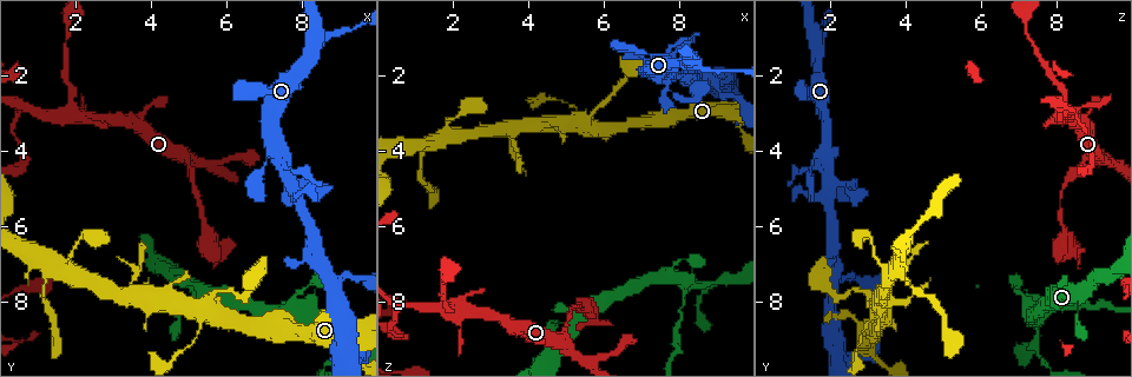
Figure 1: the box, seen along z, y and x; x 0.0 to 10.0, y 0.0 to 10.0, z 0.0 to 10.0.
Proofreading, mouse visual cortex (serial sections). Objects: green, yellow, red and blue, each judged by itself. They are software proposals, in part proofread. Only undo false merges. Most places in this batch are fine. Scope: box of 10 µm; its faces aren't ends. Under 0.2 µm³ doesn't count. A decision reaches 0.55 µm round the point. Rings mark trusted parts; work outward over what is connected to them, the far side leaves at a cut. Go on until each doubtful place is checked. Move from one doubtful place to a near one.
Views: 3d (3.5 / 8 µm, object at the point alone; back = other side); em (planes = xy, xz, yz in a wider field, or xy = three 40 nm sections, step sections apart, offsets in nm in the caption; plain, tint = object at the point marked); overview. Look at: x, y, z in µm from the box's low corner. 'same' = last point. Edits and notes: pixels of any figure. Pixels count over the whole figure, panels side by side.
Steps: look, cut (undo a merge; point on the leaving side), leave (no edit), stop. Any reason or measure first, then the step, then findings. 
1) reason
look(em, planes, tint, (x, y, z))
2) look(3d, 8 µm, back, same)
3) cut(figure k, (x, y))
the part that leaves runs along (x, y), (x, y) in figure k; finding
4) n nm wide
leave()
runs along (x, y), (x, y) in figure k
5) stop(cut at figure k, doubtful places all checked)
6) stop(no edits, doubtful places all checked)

abrupt turn
look(em, xy, step 5, tint, (2.00, 3.10, 8.15))

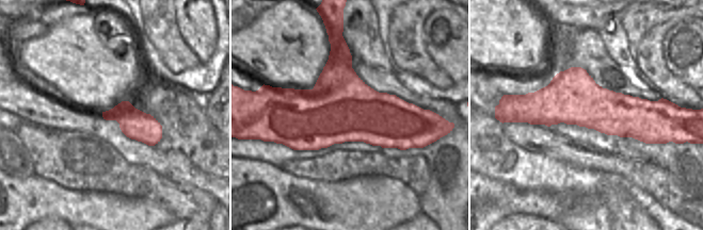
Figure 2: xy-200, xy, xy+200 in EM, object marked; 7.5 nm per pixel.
look(3d, 3.5 µm, same)

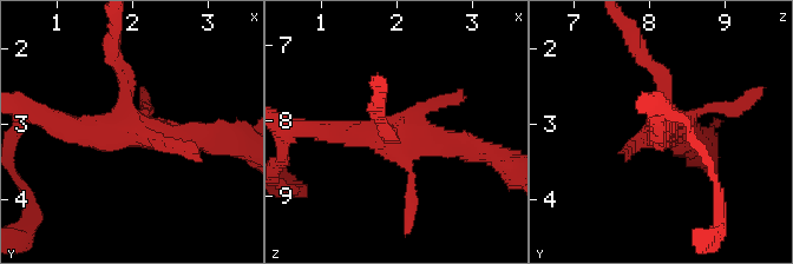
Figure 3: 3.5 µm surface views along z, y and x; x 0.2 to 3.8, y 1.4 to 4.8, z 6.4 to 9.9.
500 nm wide
leave()
runs along (208, 138), (94, 131), (51, 120) in figure 3; continuous, no second cell

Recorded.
abrupt turn
look(3d, 3.5 µm, (0.60, 2.85, 8.20))

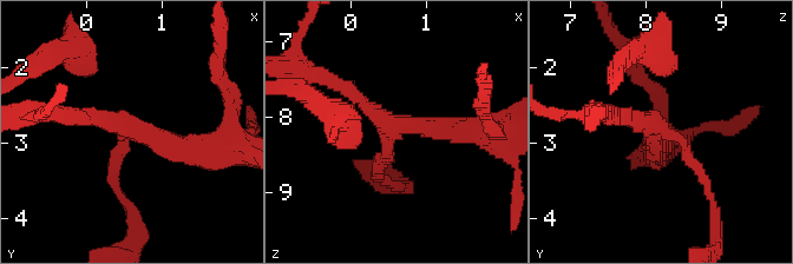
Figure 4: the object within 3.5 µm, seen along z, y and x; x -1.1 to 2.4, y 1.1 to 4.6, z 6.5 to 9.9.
3 arms; arms of 150, 200, 300 nm
look(em, xy, step 1, plain, (0.65, 2.85, 8.15))

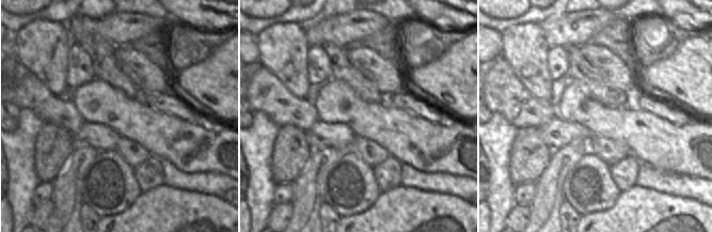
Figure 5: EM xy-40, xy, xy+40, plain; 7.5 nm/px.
look(em, xy, step 1, tint, same)

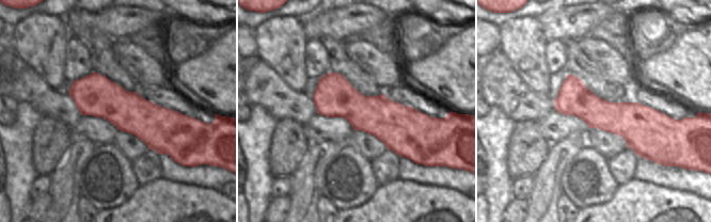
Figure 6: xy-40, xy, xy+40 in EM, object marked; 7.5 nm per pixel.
leave()
all the same cell

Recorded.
four or more arms meet
look(3d, 3.5 µm, (5.70, 8.45, 3.45))

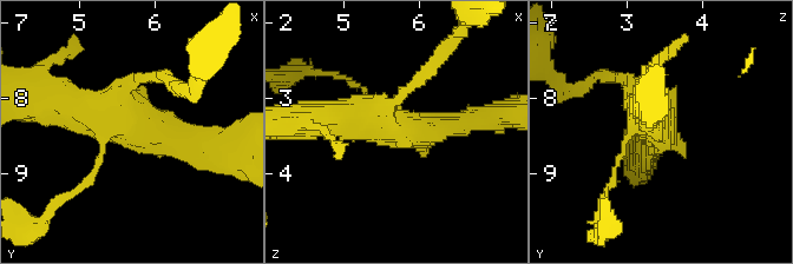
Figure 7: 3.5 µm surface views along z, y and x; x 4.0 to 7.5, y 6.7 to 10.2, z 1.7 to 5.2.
4 arms; arms of 100, 150, 300, 500 nm; shape alone is not enough
look(em, xy, step 1, tint, (5.70, 8.40, 3.45))

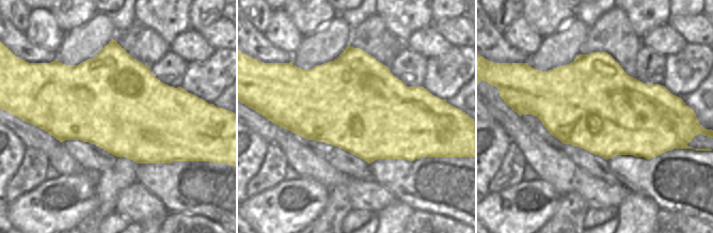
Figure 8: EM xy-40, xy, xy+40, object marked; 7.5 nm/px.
700 nm wide
leave()
runs along (185, 144), (40, 100) in figure 7; one cell here

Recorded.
three arms meet
look(3d, 3.5 µm, (8.35, 8.55, 7.50))

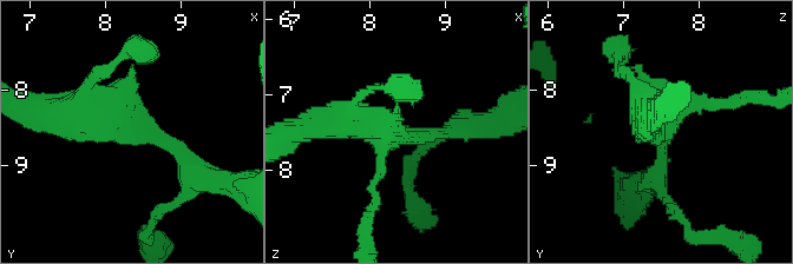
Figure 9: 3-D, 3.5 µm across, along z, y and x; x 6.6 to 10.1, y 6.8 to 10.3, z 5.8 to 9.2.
now the EM
look(em, xy, step 1, tint, (8.35, 8.50, 7.50))

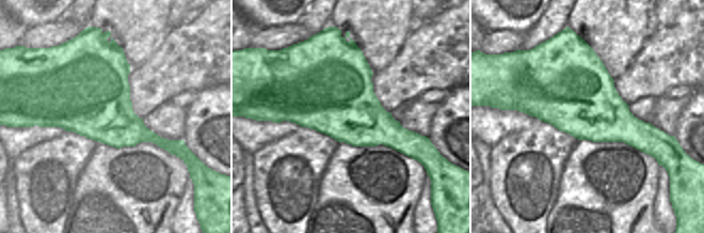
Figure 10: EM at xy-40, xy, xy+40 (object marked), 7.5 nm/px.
leave()
runs along (43, 114), (116, 111), (181, 158) in figure 9; all the same cell

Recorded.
stop(no edits, doubtful places all checked)

